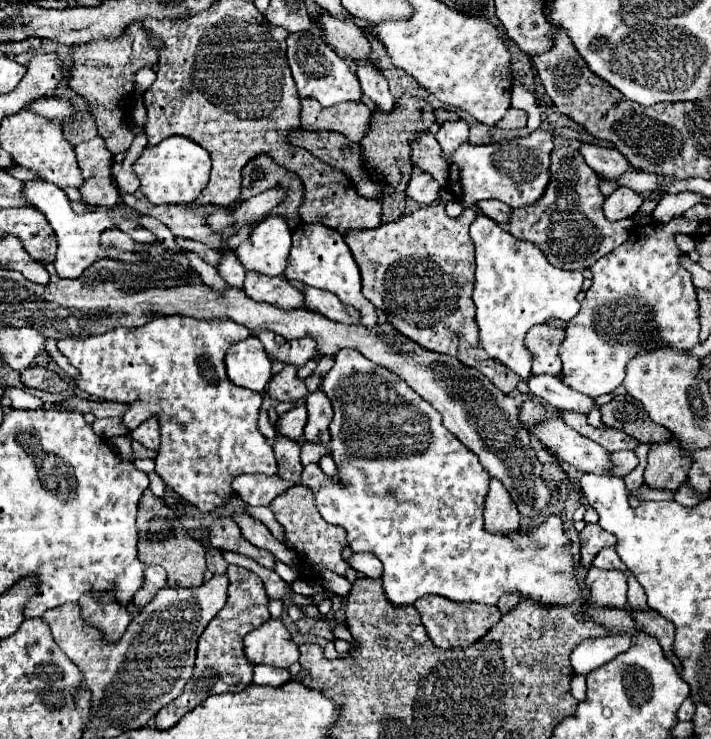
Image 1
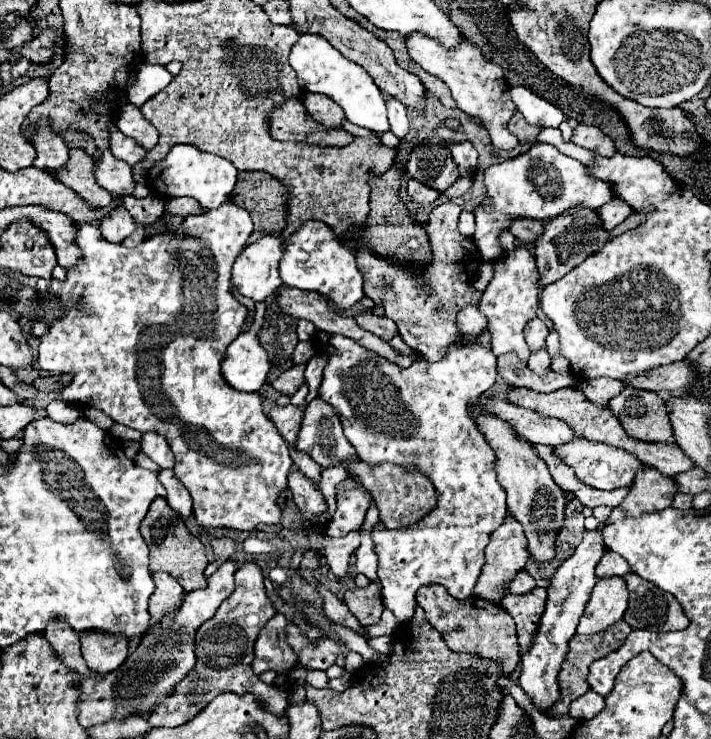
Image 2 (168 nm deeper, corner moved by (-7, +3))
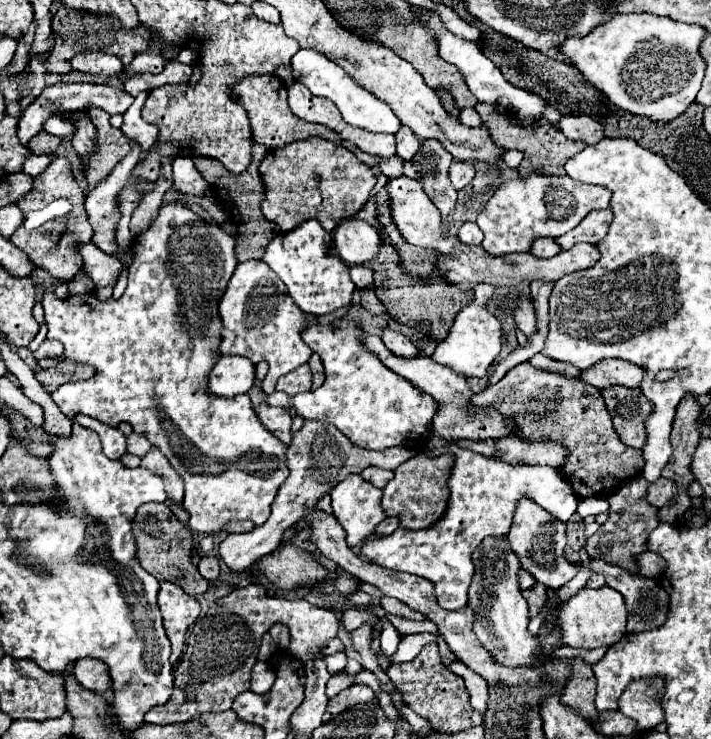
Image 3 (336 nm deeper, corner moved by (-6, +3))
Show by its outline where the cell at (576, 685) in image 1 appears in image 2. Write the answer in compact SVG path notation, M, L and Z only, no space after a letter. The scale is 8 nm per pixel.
M587 691L585 695L581 695L579 699L575 699L571 703L571 709L569 709L569 715L577 721L587 721L595 715L599 715L605 707L605 699L599 697L595 691Z

